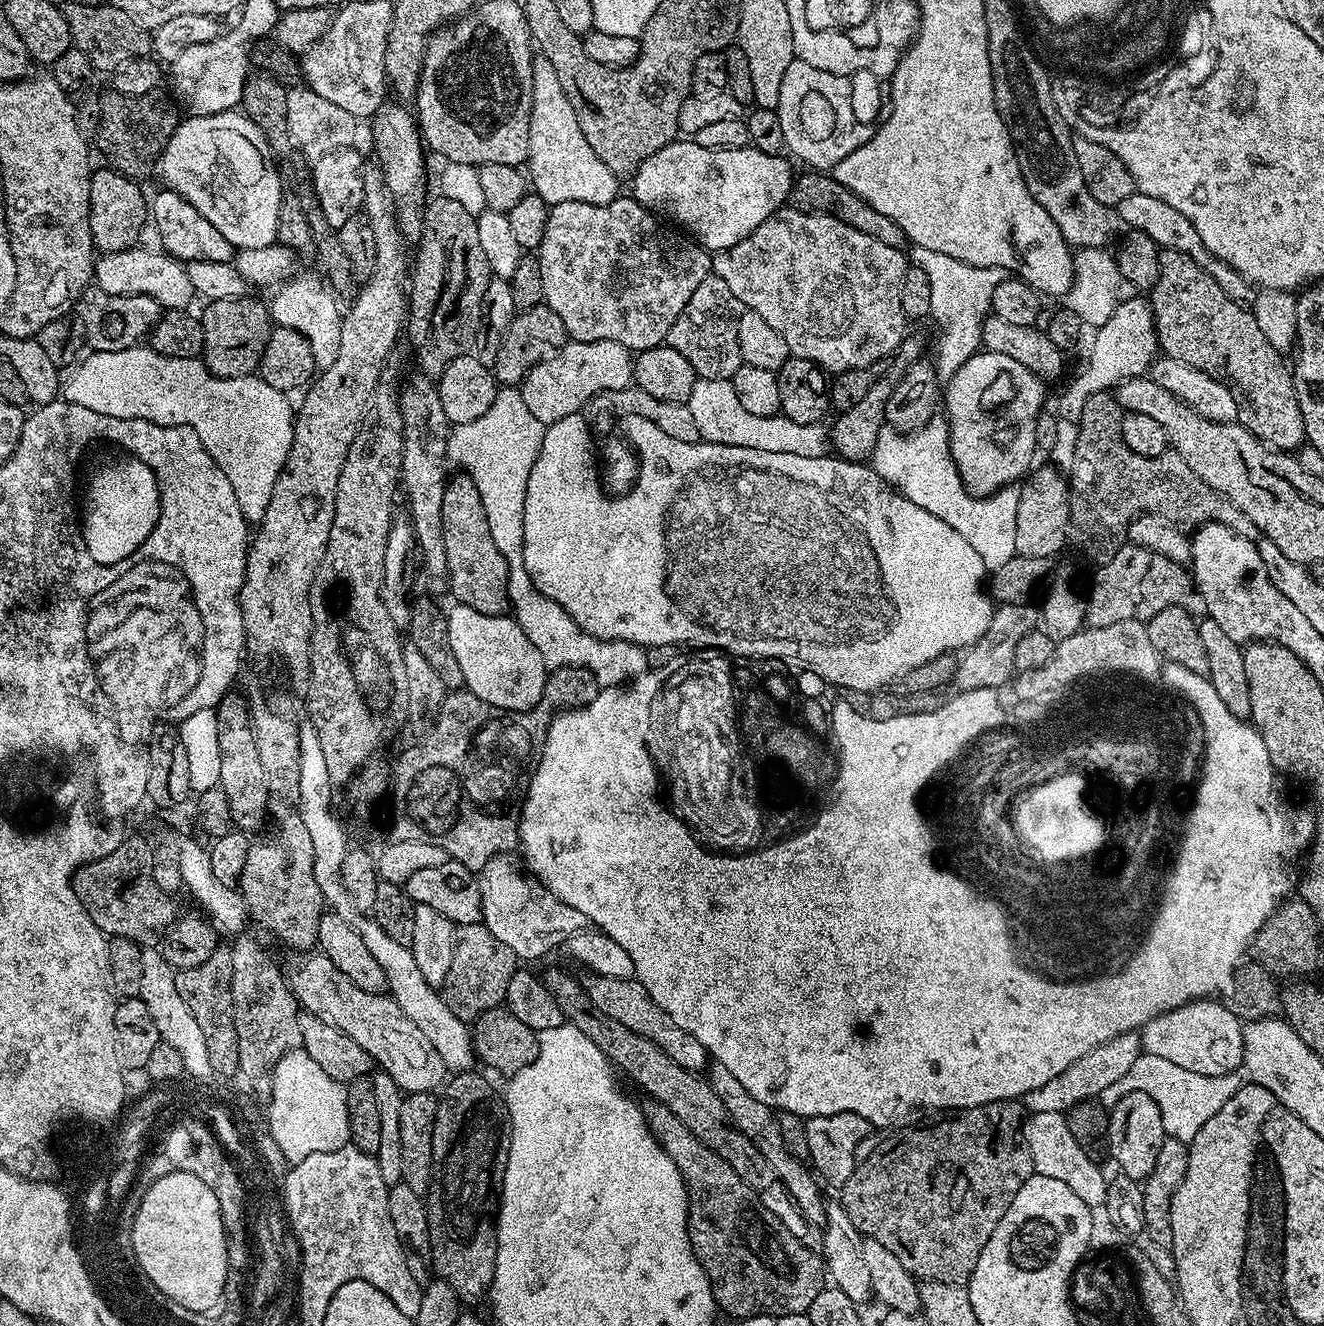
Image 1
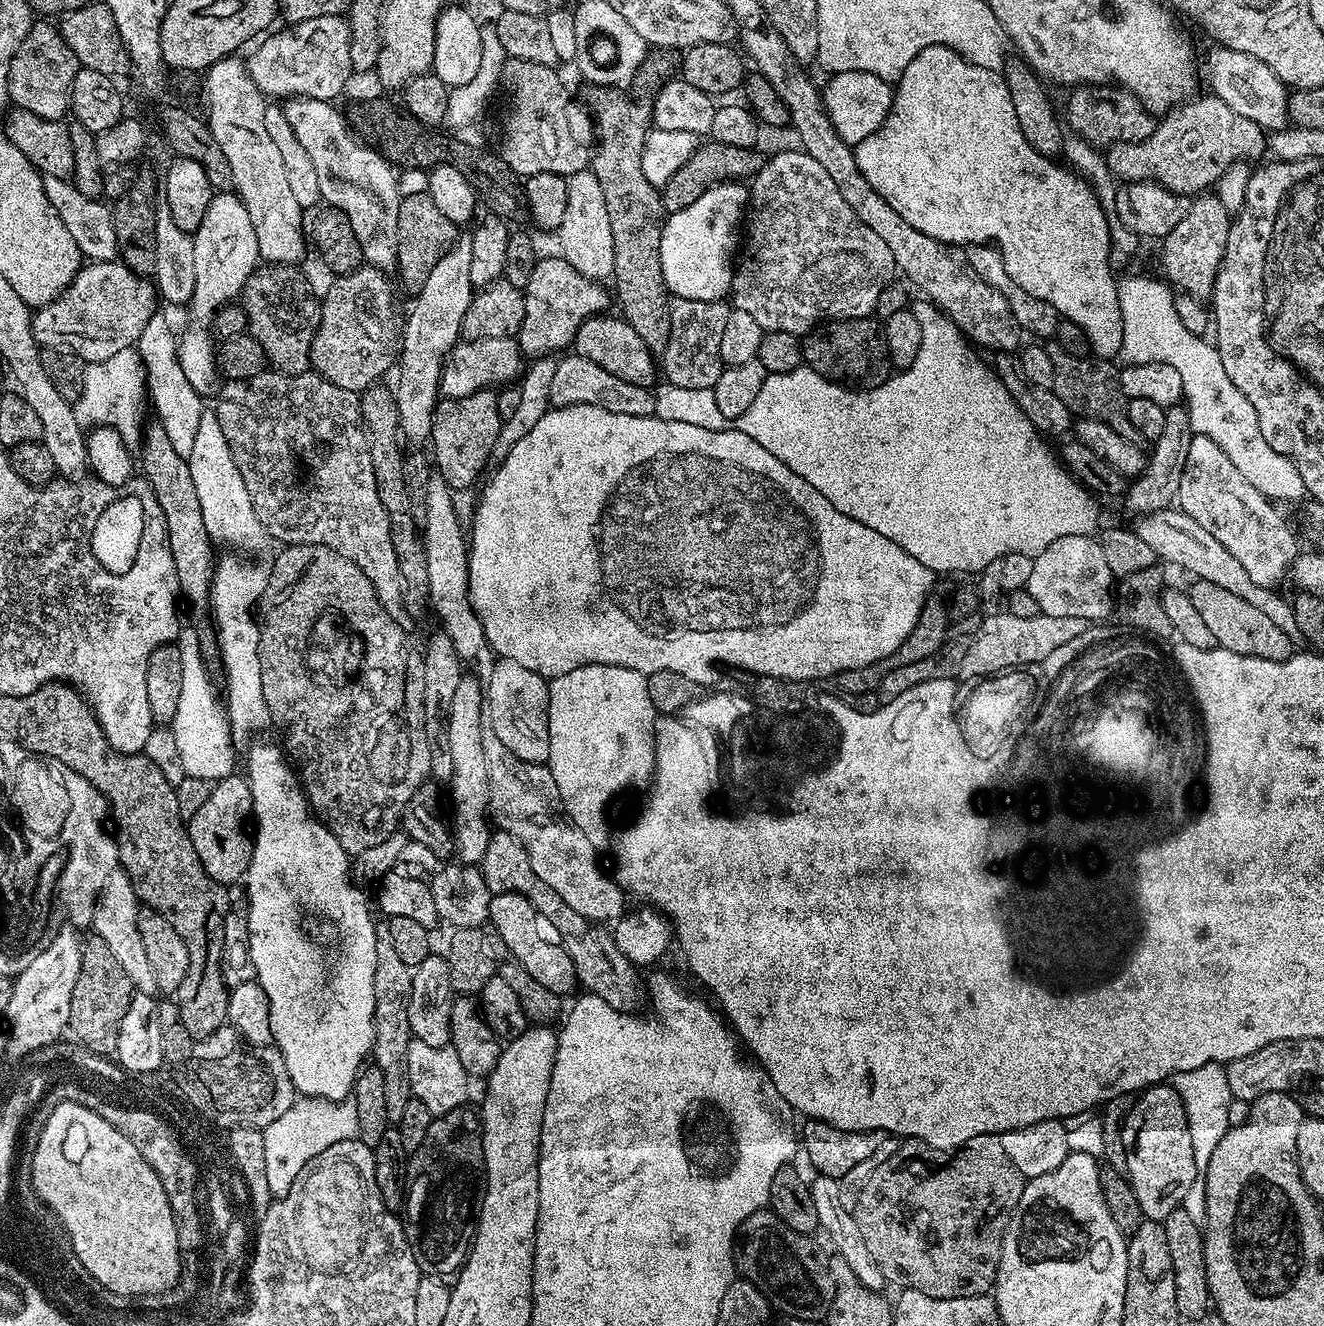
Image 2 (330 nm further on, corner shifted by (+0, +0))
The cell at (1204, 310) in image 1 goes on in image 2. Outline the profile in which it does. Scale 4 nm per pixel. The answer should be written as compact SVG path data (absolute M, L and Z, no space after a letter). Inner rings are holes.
M1216 194L1197 195L1189 203L1186 218L1182 218L1182 222L1178 222L1178 226L1174 226L1174 230L1163 237L1164 249L1160 252L1160 260L1164 263L1163 275L1167 283L1177 289L1180 287L1192 296L1211 297L1218 266L1226 250L1229 223L1230 213L1222 206Z

